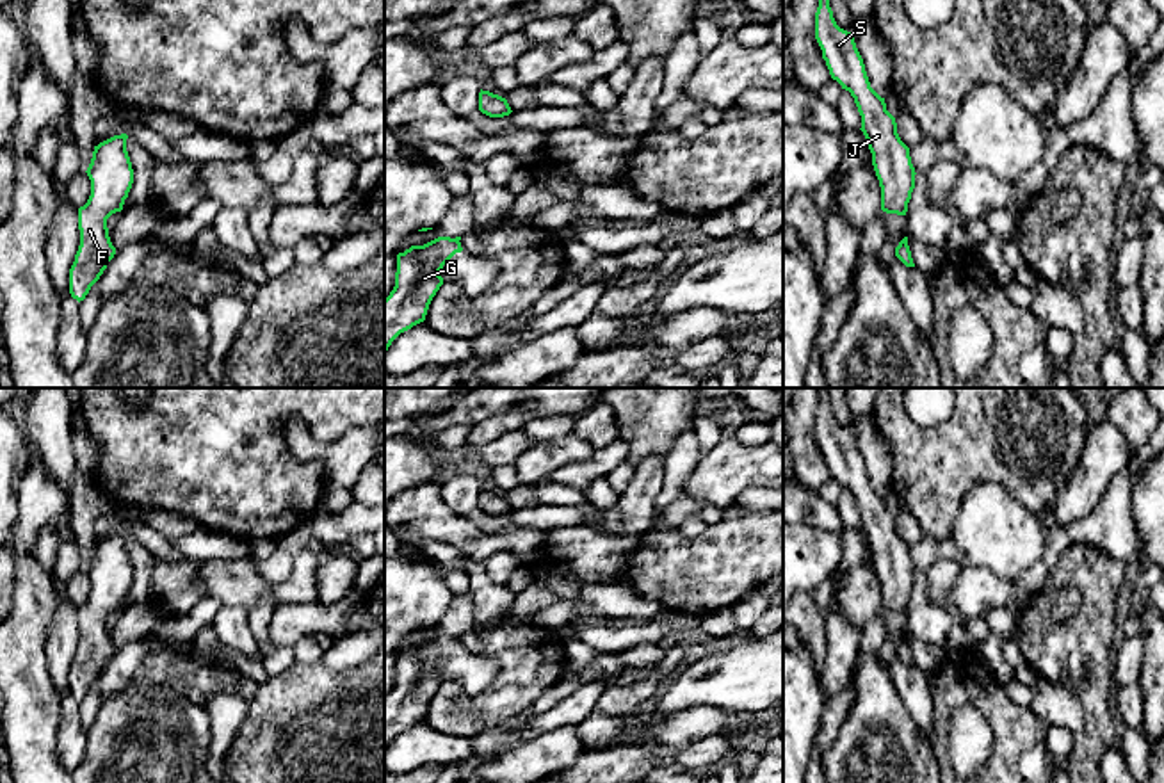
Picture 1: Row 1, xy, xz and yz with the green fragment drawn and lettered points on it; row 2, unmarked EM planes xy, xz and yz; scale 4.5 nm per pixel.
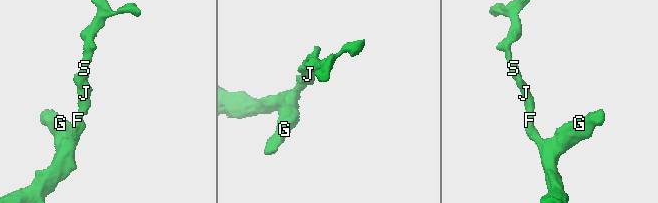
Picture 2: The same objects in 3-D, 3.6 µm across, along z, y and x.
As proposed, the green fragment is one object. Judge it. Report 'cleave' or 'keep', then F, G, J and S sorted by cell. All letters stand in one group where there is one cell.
keep; groups F G J S

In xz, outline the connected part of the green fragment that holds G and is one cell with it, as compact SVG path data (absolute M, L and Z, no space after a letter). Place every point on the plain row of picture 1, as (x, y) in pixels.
M438 635L397 653L395 685L384 698L384 751L404 730L425 719L443 676L440 669L461 651L461 635Z

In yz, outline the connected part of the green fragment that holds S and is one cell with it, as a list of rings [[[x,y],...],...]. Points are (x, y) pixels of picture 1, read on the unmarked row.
[[[817,390],[815,438],[831,477],[851,491],[861,514],[860,529],[872,552],[872,564],[881,585],[881,609],[906,614],[917,573],[909,546],[901,539],[885,496],[870,486],[854,436],[837,424],[828,390]]]

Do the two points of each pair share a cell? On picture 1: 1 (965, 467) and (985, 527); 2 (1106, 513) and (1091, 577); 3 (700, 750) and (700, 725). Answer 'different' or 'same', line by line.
1: different
2: different
3: different

